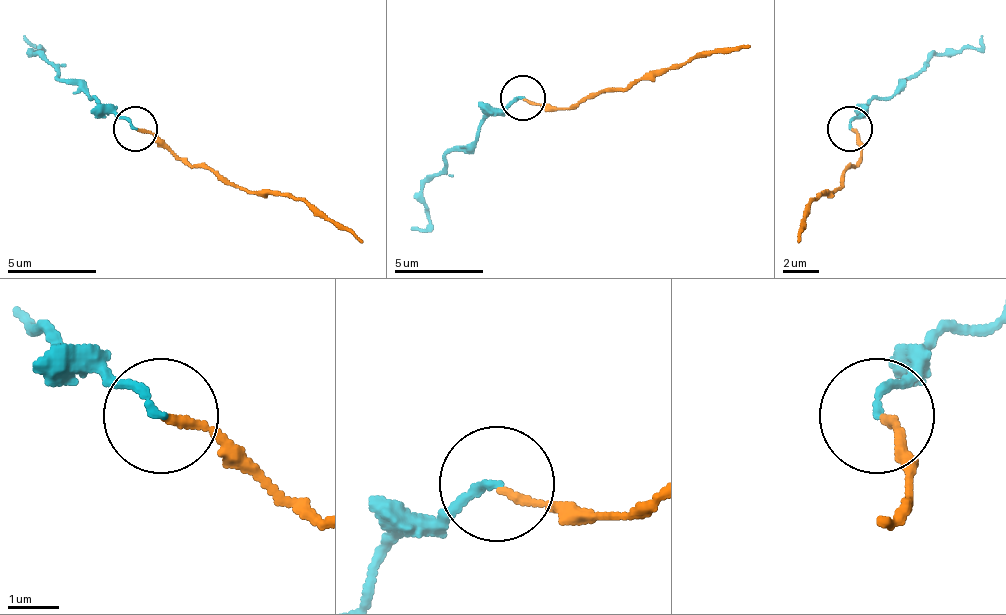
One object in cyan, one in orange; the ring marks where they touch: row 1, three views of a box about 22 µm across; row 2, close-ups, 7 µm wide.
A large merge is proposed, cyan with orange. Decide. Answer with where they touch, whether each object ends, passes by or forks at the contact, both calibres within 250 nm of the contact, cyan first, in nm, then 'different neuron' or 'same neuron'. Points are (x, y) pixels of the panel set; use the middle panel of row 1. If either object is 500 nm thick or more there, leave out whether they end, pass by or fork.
place (522, 97); cyan ends; orange ends; calibres 160 and 140 nm; same neuron

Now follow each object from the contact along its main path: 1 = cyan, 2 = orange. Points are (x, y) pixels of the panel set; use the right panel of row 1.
1: (851, 130), (860, 112), (895, 89), (936, 54), (976, 49), (980, 36)
2: (851, 130), (855, 134), (860, 156), (833, 192), (806, 210), (797, 241)

